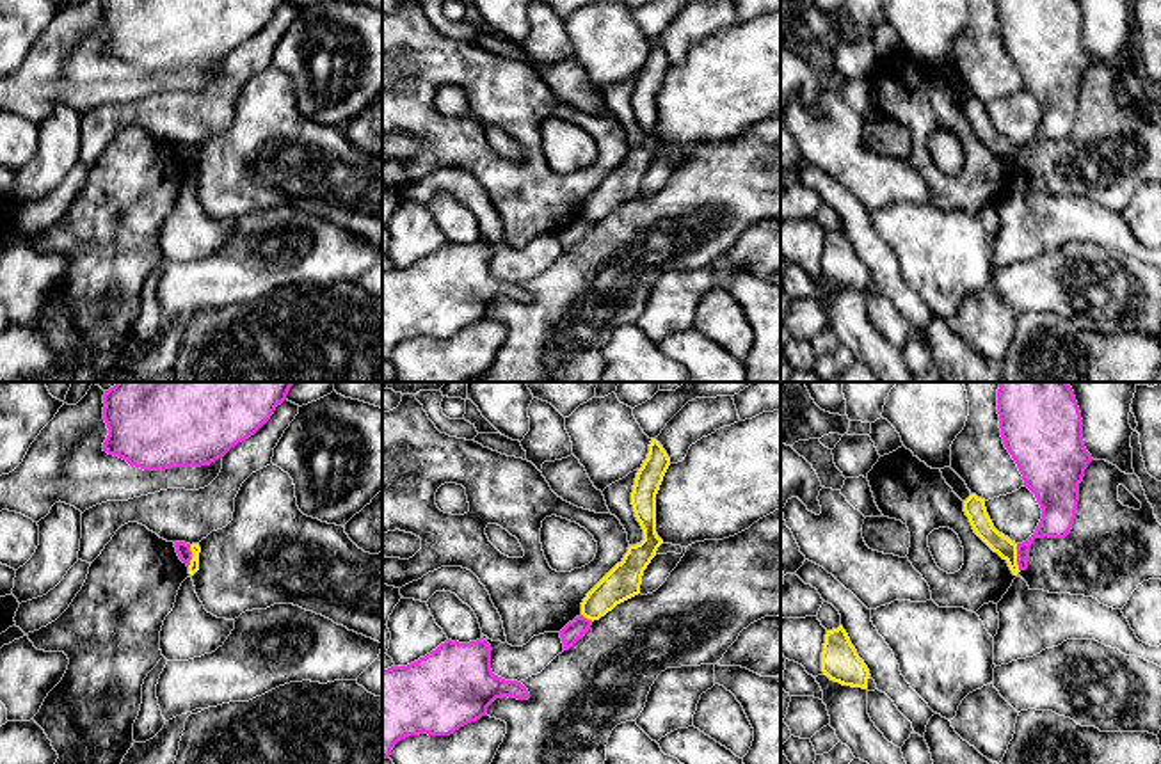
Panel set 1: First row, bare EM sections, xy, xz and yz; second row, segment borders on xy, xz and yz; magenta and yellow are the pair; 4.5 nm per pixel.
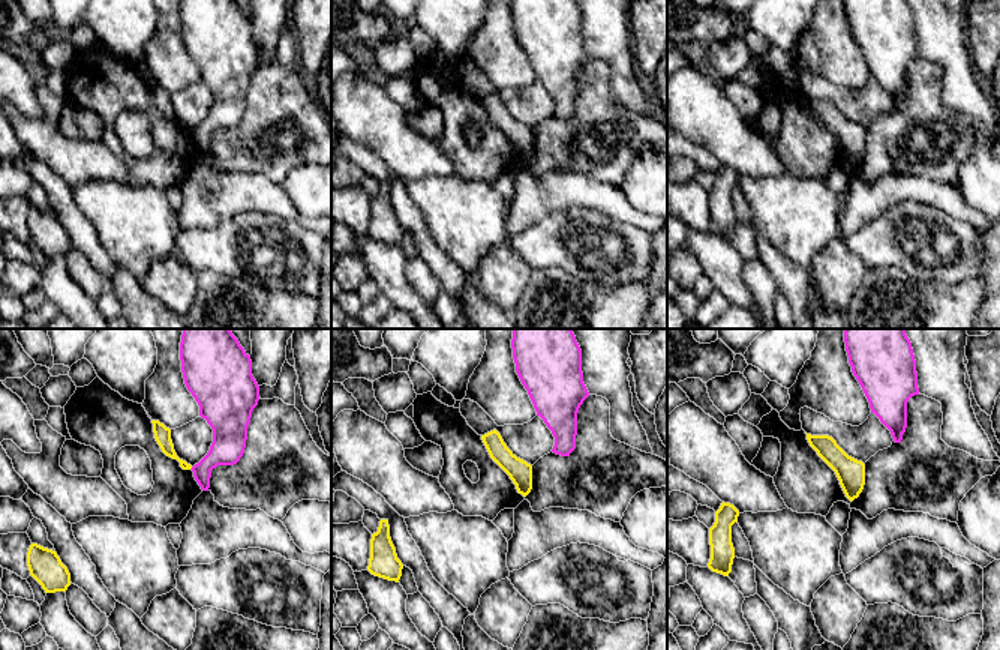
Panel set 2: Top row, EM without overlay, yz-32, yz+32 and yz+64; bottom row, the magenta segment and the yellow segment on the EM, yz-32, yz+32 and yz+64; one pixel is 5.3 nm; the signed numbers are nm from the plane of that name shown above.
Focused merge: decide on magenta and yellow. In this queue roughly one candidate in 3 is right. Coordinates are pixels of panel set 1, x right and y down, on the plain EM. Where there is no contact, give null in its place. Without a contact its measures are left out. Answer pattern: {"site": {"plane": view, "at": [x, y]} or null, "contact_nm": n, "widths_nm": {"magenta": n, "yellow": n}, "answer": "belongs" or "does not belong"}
{"site": {"plane": "yz", "at": [1017, 160]}, "contact_nm": 130, "widths_nm": {"magenta": 150, "yellow": 90}, "answer": "does not belong"}

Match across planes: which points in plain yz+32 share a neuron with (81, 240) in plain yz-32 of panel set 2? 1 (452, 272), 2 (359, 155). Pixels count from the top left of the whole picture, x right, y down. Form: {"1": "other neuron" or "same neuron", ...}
{"1": "same neuron", "2": "same neuron"}

